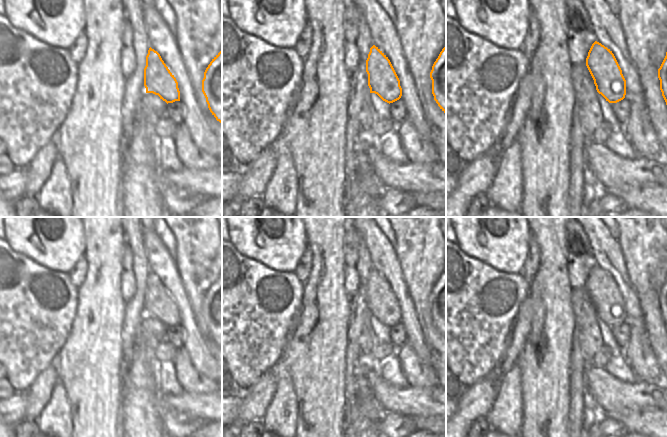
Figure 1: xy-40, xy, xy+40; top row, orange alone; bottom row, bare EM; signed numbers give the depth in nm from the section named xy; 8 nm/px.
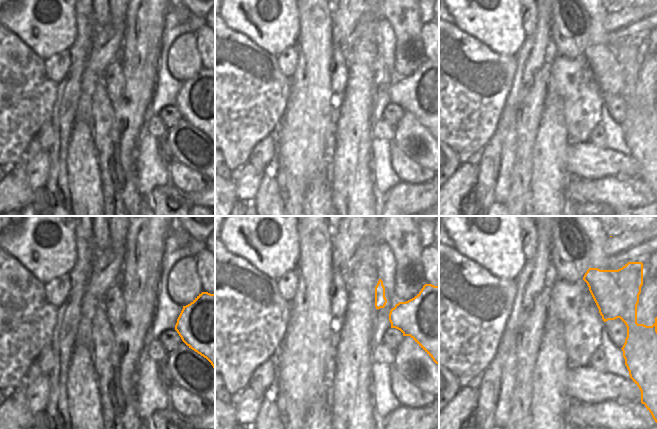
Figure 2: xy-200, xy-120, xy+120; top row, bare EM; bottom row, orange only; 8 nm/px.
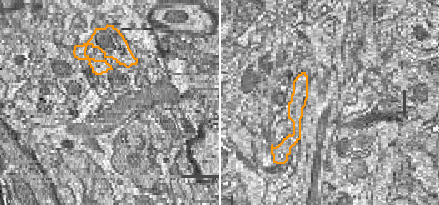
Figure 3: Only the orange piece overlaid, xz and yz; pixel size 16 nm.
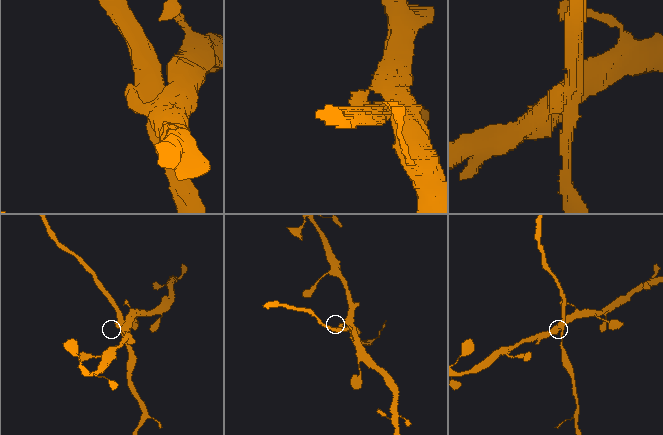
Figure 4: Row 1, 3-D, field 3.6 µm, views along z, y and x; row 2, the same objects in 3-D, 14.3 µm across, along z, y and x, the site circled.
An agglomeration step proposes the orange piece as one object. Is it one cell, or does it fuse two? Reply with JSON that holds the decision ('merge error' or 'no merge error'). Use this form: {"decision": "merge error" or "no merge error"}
{"decision": "merge error"}

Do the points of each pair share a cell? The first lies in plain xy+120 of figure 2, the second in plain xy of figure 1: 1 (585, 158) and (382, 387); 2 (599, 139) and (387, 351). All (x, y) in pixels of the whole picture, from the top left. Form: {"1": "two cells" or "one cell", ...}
{"1": "one cell", "2": "one cell"}

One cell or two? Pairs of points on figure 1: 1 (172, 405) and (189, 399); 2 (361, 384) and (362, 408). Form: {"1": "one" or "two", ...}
{"1": "one", "2": "one"}

